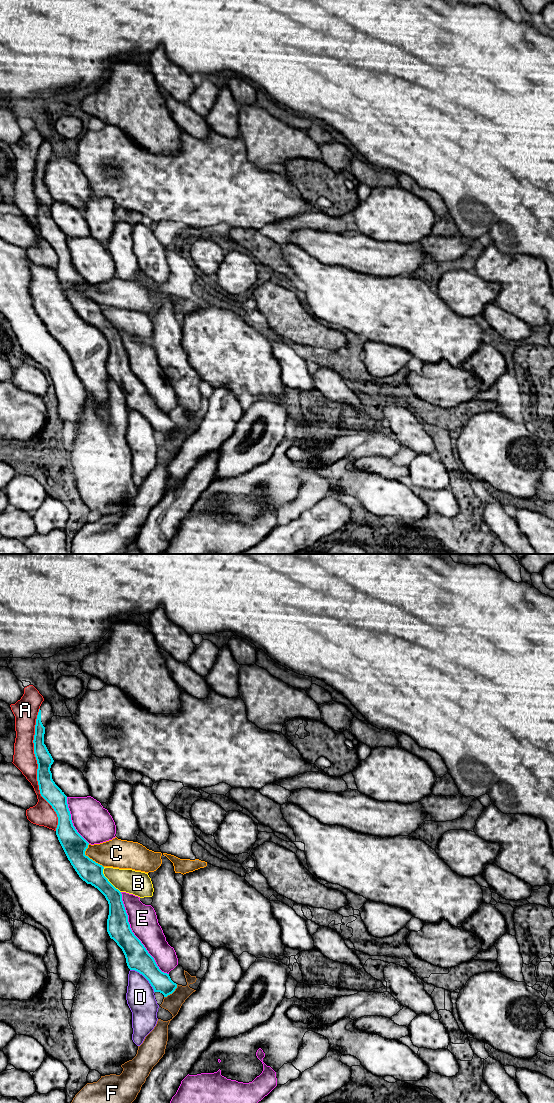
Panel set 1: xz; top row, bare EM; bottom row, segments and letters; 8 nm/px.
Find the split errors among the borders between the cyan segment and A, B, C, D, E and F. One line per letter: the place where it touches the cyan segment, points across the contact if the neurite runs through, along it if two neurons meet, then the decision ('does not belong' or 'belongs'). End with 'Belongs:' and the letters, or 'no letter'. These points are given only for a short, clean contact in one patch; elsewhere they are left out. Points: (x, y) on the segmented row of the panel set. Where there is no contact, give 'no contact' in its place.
A: contact xz (37, 769); does not belong
B: contact xz (107, 880); border xz (103, 867), (103, 875), (120, 892); does not belong
C: contact xz (88, 857); border xz (88, 844), (85, 854), (103, 867); does not belong
D: contact xz (145, 977); does not belong
E: contact xz (134, 935); does not belong
F: contact xz (172, 992); border xz (177, 984), (177, 987), (164, 997); does not belong
Belongs: no letter

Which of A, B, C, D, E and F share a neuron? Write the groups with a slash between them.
A / B C / D / E / F

